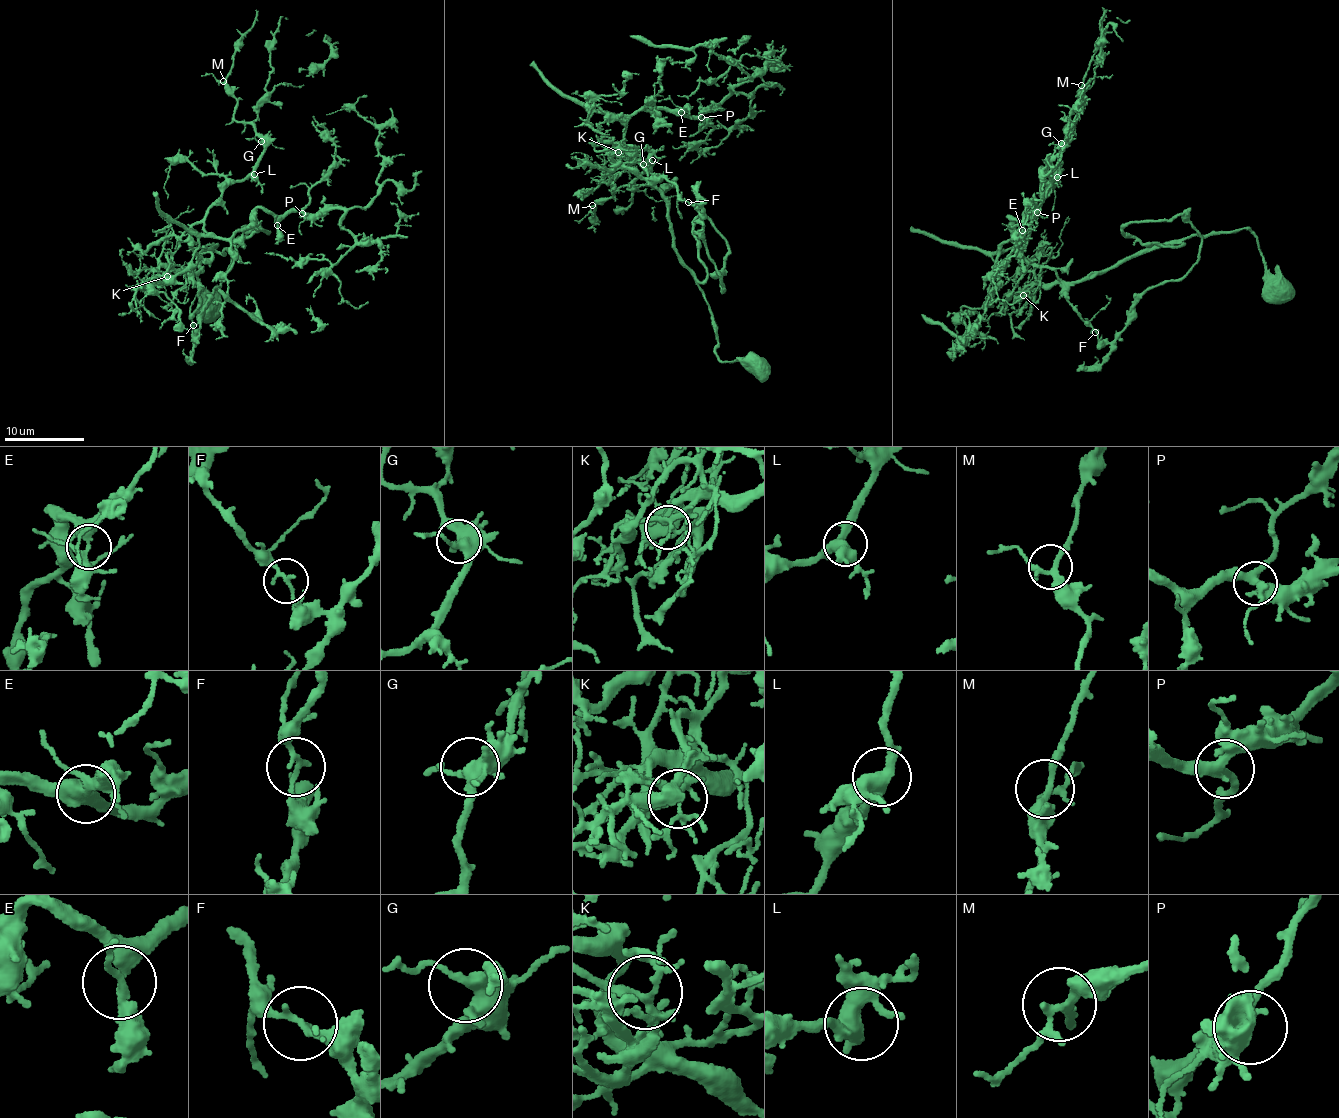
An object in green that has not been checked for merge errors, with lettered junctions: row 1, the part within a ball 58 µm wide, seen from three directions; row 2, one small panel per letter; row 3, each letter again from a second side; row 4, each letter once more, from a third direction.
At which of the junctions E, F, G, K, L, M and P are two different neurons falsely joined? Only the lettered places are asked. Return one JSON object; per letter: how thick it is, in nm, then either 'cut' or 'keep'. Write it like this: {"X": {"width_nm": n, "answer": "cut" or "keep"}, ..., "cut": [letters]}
{"E": {"width_nm": 320, "answer": "keep"}, "F": {"width_nm": 160, "answer": "cut"}, "G": {"width_nm": 340, "answer": "keep"}, "K": {"width_nm": 180, "answer": "keep"}, "L": {"width_nm": 380, "answer": "keep"}, "M": {"width_nm": 240, "answer": "keep"}, "P": {"width_nm": 360, "answer": "keep"}, "cut": ["F"]}

